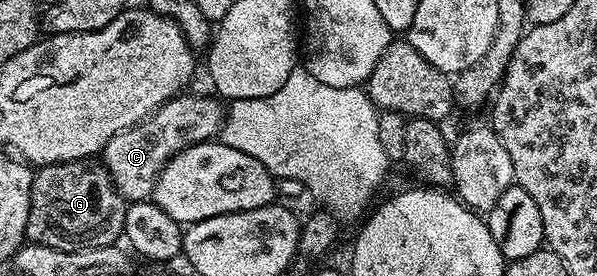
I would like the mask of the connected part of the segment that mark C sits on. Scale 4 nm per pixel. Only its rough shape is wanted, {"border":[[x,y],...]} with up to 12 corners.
{"border":[[183,93],[116,133],[100,161],[146,201],[167,161],[221,132],[217,98]]}

